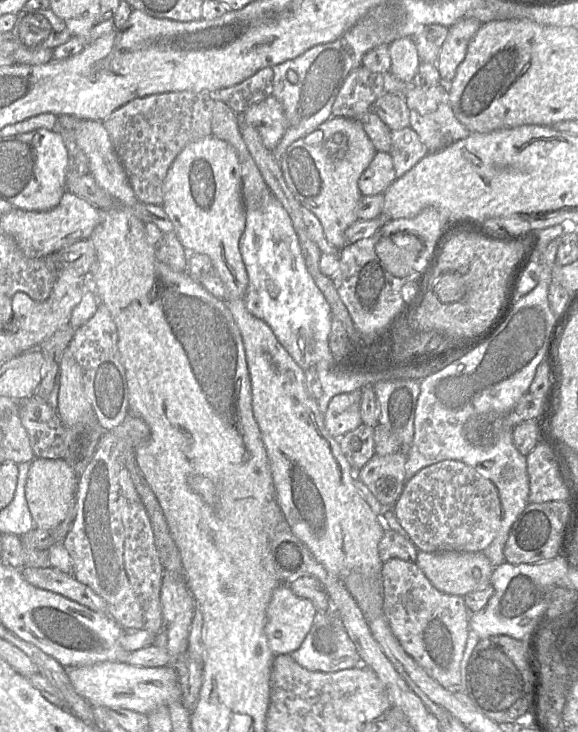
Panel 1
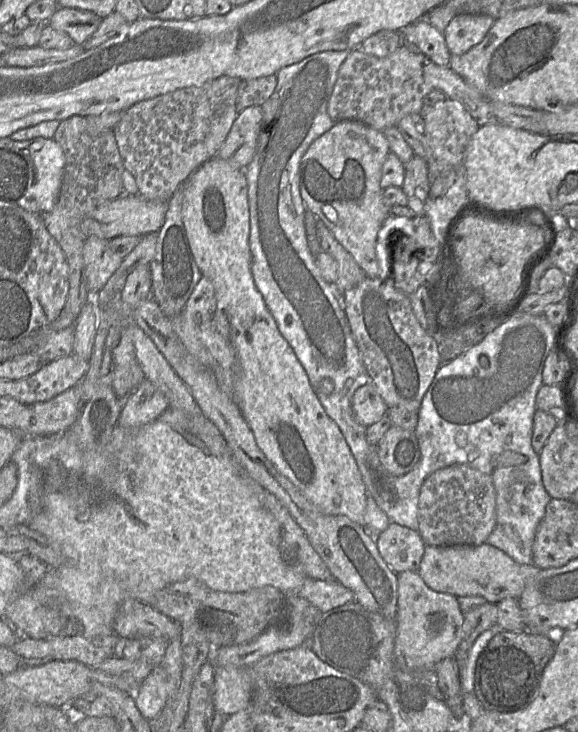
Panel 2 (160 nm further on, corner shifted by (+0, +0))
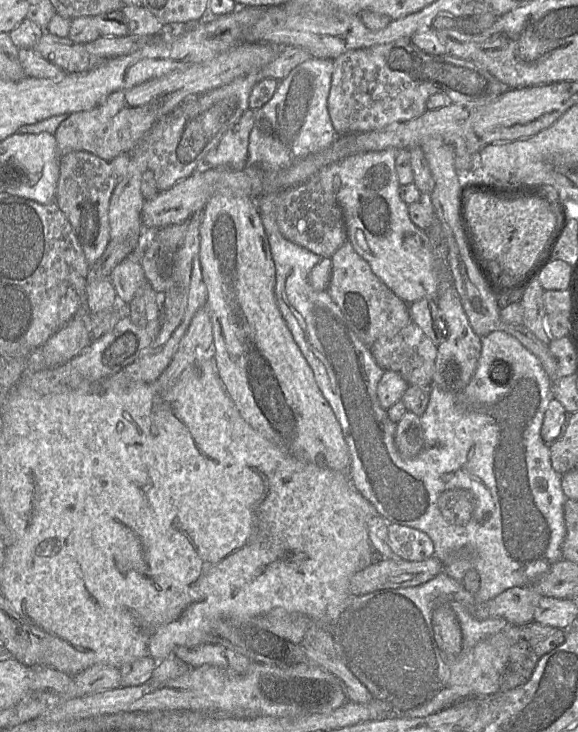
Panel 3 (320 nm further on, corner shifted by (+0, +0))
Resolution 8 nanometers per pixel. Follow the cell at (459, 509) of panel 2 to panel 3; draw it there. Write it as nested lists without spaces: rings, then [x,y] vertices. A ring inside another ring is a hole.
[[[450,489],[438,497],[438,507],[447,522],[454,525],[465,525],[472,517],[475,508],[475,497],[467,489]]]

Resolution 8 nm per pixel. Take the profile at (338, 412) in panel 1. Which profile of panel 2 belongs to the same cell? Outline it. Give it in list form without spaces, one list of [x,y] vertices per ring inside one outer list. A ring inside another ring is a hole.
[[[371,382],[355,391],[352,410],[357,422],[368,427],[378,422],[387,413],[388,407]]]

